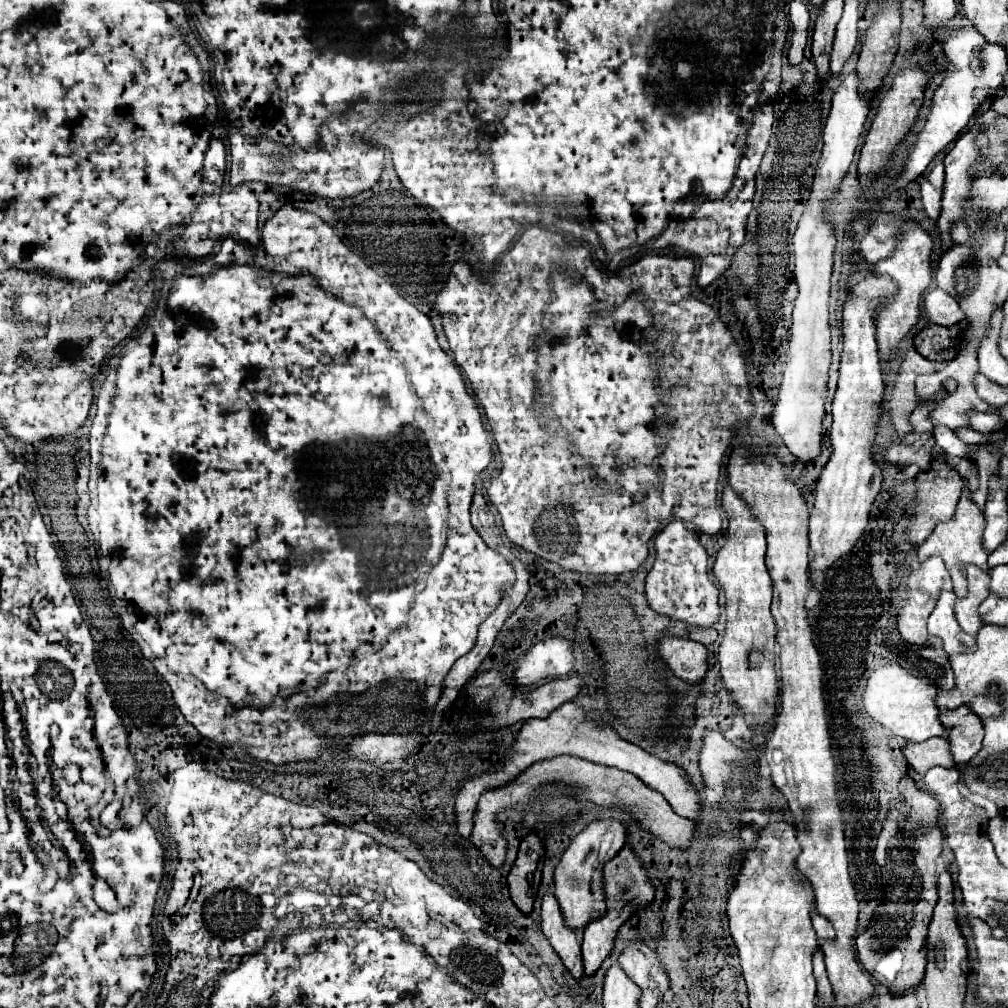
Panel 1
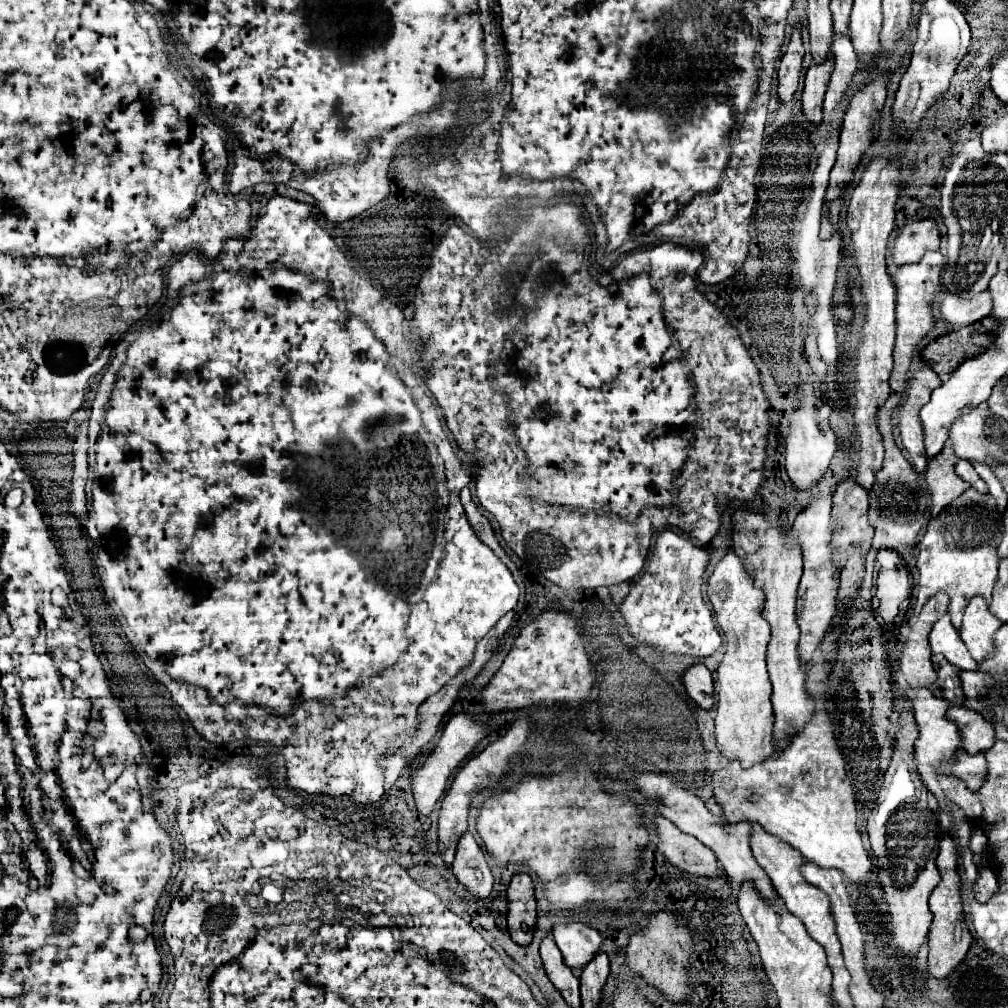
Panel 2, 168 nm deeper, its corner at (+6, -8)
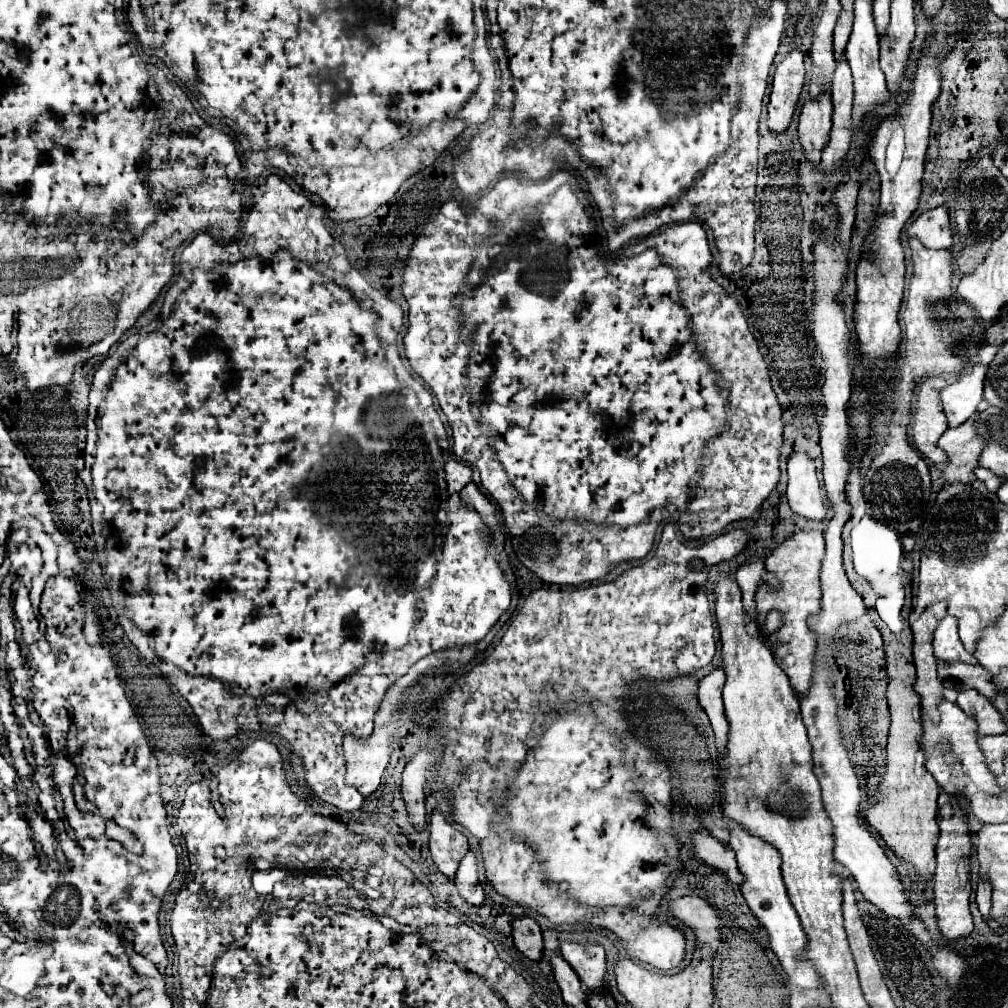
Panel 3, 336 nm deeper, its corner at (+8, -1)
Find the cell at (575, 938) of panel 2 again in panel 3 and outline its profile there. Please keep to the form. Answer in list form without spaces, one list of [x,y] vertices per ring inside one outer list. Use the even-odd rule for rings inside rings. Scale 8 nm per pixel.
[[[564,943],[560,947],[560,953],[574,967],[588,991],[602,991],[606,985],[606,955],[600,945]]]

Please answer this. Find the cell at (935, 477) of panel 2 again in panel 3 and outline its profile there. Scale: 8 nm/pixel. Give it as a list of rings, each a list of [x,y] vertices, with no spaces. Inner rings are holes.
[[[970,417],[968,421],[964,421],[962,425],[948,429],[940,441],[938,447],[942,447],[948,453],[948,467],[942,469],[942,477],[946,479],[946,483],[954,483],[954,481],[974,481],[974,469],[978,467],[978,457],[982,453],[982,449],[986,447],[986,441],[982,435],[978,435],[976,431],[976,417]]]

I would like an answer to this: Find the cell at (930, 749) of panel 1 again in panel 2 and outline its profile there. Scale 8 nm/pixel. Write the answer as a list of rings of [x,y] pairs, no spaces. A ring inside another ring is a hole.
[[[962,748],[956,750],[954,758],[946,758],[936,766],[936,774],[956,776],[960,778],[966,788],[976,790],[980,784],[984,784],[984,756],[968,756]]]

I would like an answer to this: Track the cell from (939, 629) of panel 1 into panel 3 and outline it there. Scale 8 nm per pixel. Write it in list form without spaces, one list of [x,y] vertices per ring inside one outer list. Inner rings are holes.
[[[950,615],[942,619],[934,633],[934,655],[942,661],[952,663],[978,663],[976,657],[964,649],[958,637],[958,621]]]

